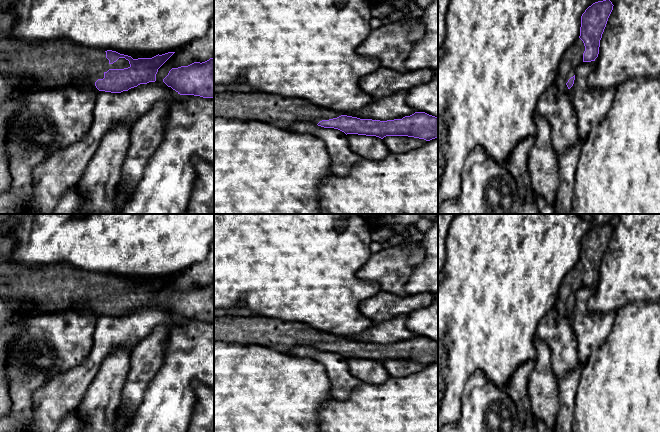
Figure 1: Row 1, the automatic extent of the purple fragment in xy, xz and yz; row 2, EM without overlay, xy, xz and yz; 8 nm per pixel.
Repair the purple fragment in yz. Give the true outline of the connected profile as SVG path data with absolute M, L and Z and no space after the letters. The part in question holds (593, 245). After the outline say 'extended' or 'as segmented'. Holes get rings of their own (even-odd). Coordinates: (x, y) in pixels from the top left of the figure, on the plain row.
M609 223L589 230L581 240L580 260L566 275L560 286L554 308L567 316L574 308L575 293L582 286L595 285L599 278L600 264L613 234Z | extended

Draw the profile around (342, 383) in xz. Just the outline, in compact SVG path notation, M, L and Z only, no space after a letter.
M296 346L286 354L310 358L325 367L330 381L331 399L347 400L352 390L362 383L350 374L346 358L338 353L324 352L310 346Z

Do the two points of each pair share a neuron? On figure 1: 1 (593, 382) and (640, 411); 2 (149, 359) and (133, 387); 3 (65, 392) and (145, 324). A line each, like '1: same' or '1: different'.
1: same
2: same
3: same

